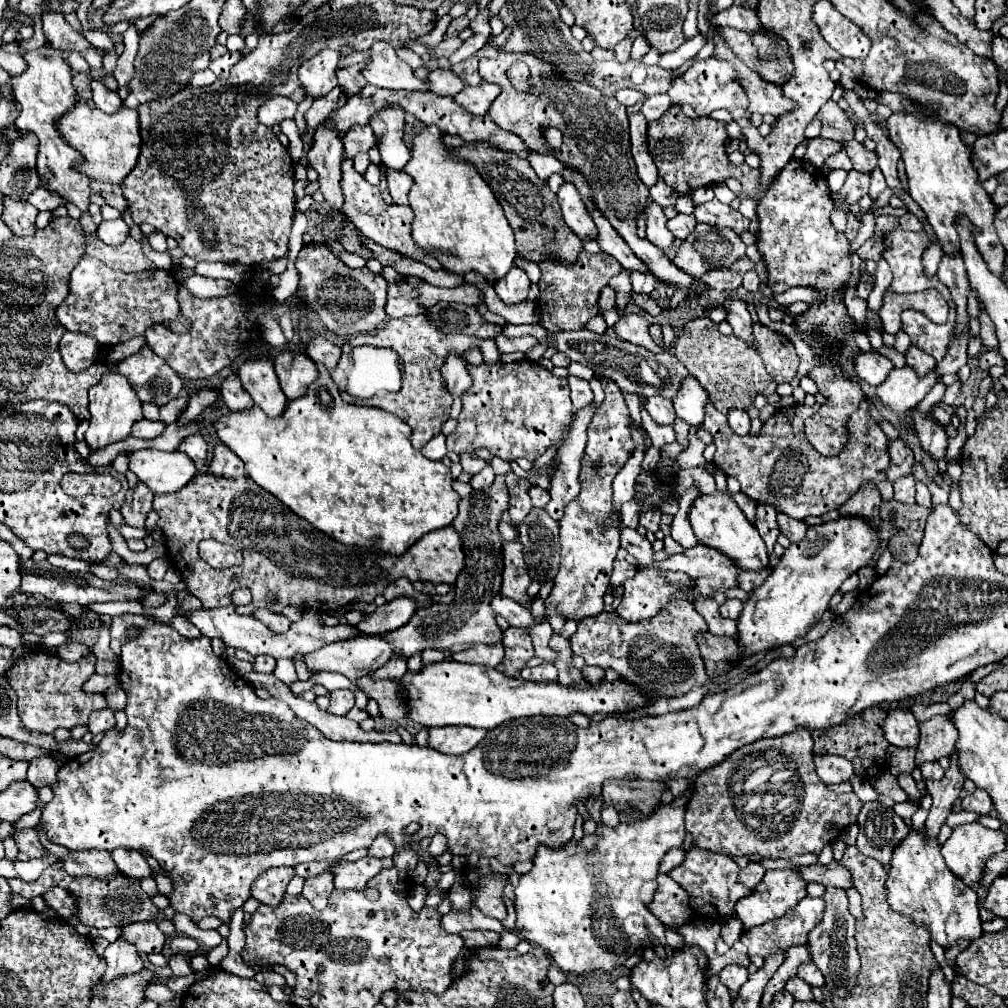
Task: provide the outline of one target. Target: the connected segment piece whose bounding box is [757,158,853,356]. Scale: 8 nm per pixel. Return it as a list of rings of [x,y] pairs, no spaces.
[[[795,158],[783,168],[783,172],[779,172],[779,176],[767,188],[763,200],[757,204],[757,248],[769,272],[769,288],[775,294],[789,290],[791,286],[815,286],[821,290],[821,302],[811,304],[807,322],[799,322],[803,332],[823,334],[823,338],[813,338],[811,342],[811,350],[817,356],[827,356],[821,348],[827,342],[837,342],[843,338],[843,326],[851,328],[853,324],[843,302],[837,300],[839,288],[845,286],[851,276],[849,240],[833,228],[829,220],[831,210],[833,198],[821,170],[805,160]]]

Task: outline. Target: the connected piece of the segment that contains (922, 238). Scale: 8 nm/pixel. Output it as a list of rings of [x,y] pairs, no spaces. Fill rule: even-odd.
[[[901,226],[885,234],[883,238],[883,258],[889,262],[893,272],[893,282],[887,292],[891,294],[907,294],[921,292],[927,288],[935,288],[941,294],[949,294],[947,288],[937,278],[925,278],[921,266],[921,254],[927,248],[927,234],[907,232]]]

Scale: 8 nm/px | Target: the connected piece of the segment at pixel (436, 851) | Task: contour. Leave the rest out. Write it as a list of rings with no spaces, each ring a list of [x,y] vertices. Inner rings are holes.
[[[435,834],[433,838],[431,838],[431,844],[429,844],[429,854],[431,856],[439,856],[439,854],[443,854],[445,850],[447,850],[447,838],[443,836],[443,834]]]

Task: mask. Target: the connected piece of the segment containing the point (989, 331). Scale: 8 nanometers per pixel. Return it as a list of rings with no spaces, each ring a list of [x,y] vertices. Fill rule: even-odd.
[[[979,304],[979,324],[983,326],[983,330],[979,332],[981,334],[981,340],[987,348],[997,348],[997,336],[995,336],[995,326],[991,324],[989,316],[987,316],[987,310],[983,308],[983,304]]]

